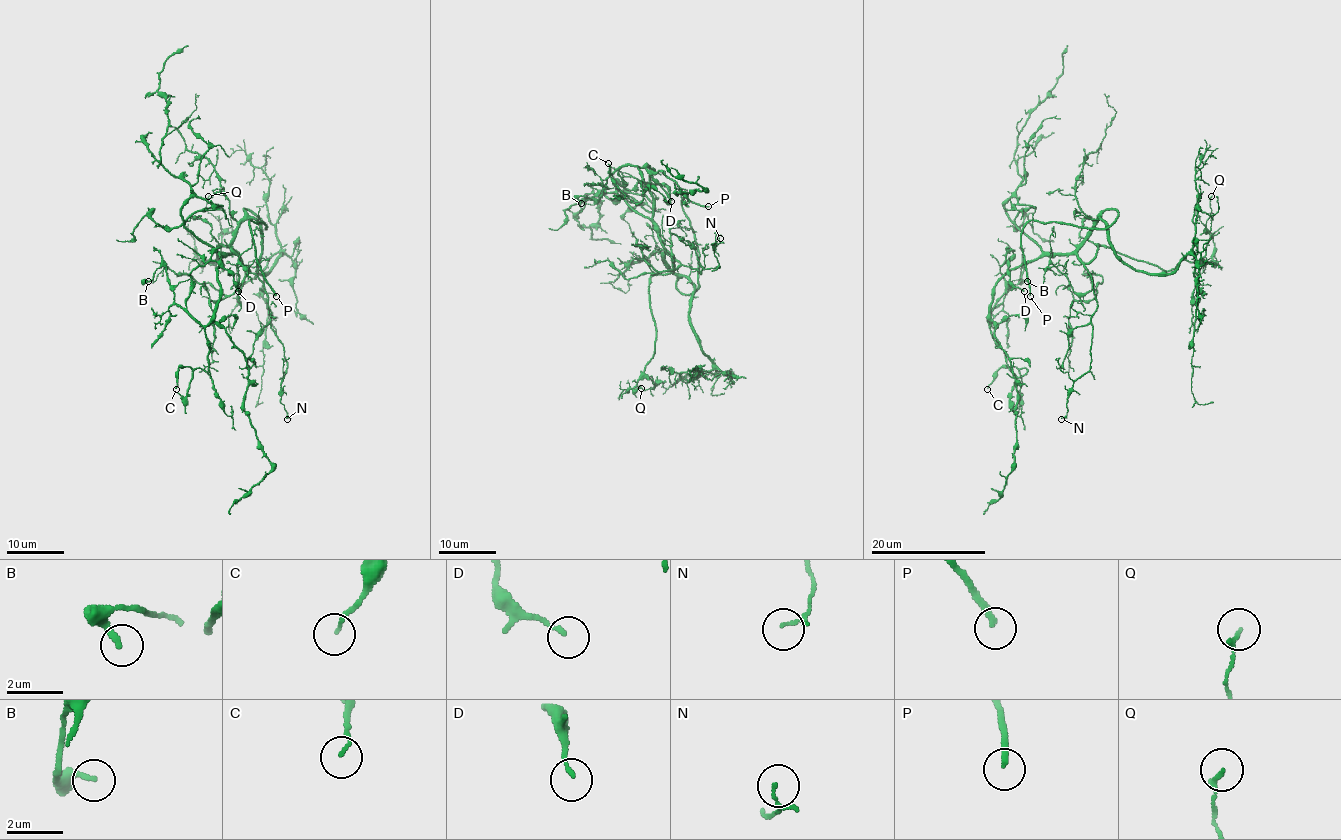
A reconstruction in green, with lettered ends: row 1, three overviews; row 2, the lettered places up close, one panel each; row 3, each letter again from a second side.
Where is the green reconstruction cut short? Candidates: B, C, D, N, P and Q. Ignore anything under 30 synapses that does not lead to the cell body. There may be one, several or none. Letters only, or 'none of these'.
P

